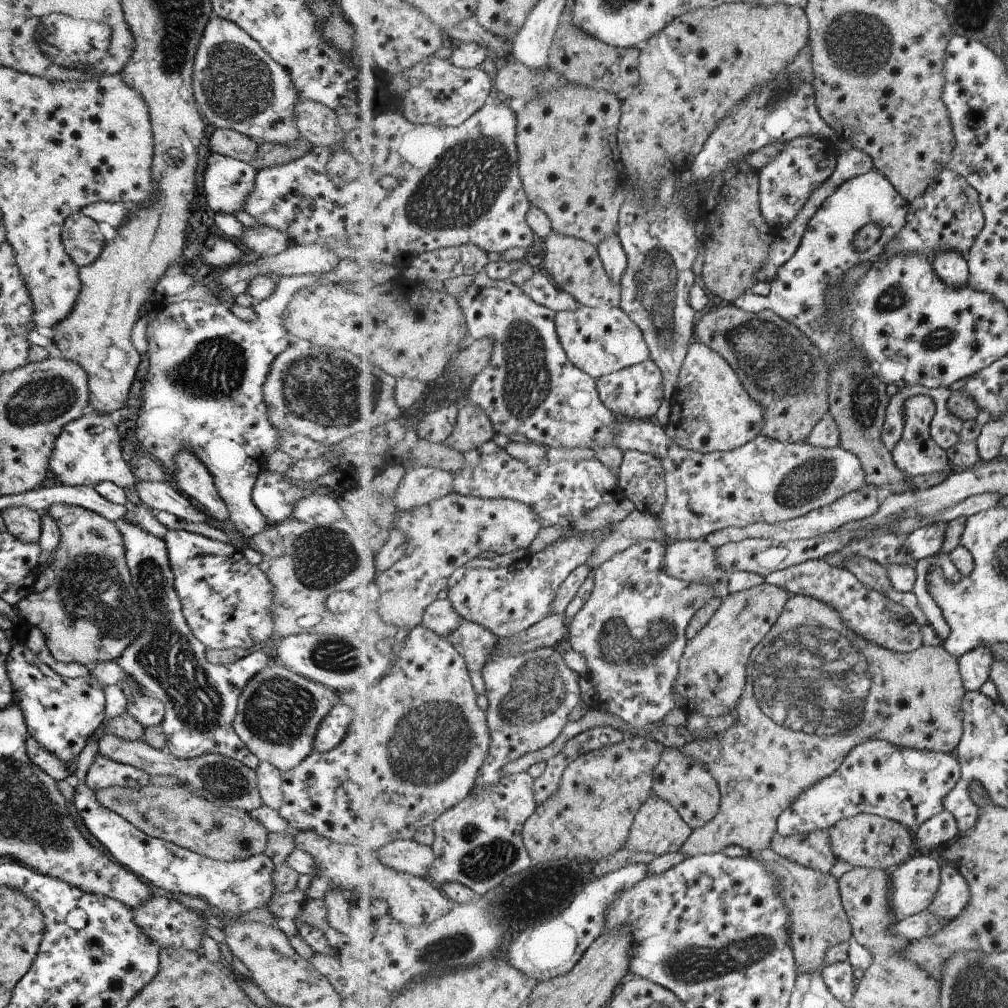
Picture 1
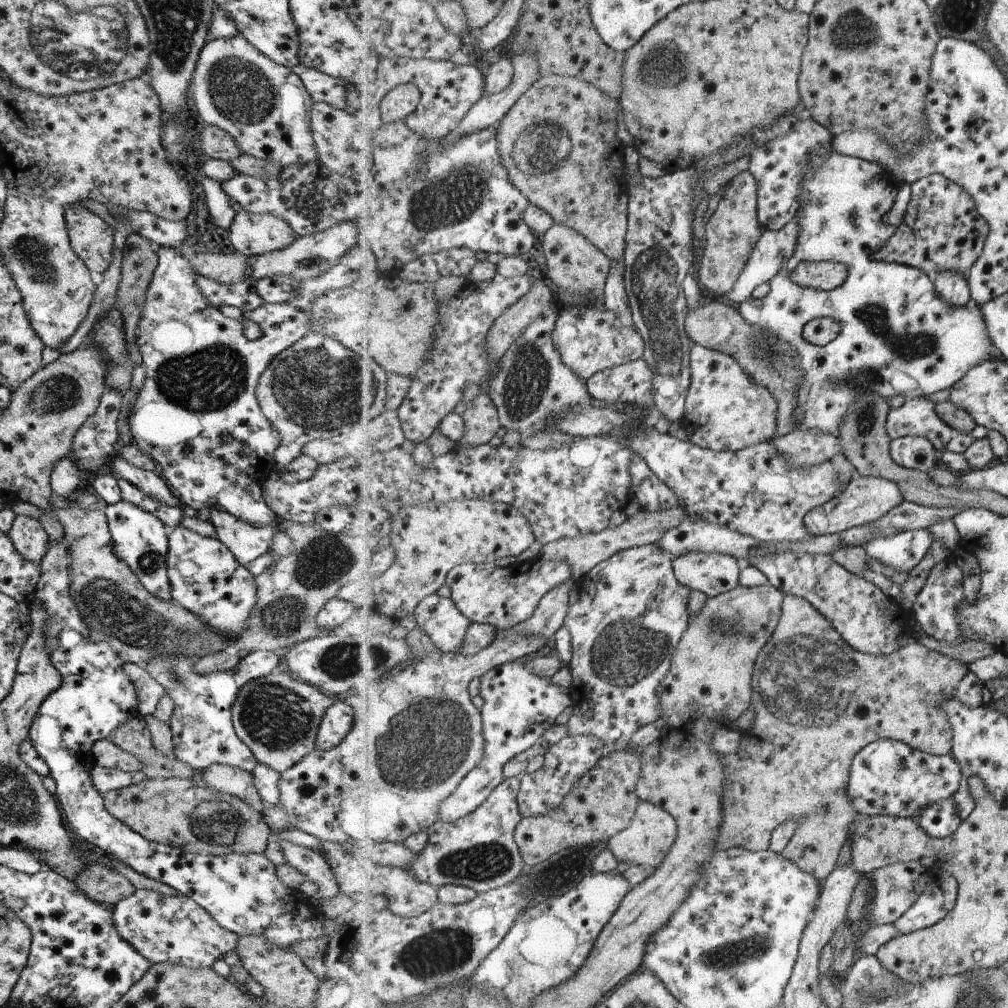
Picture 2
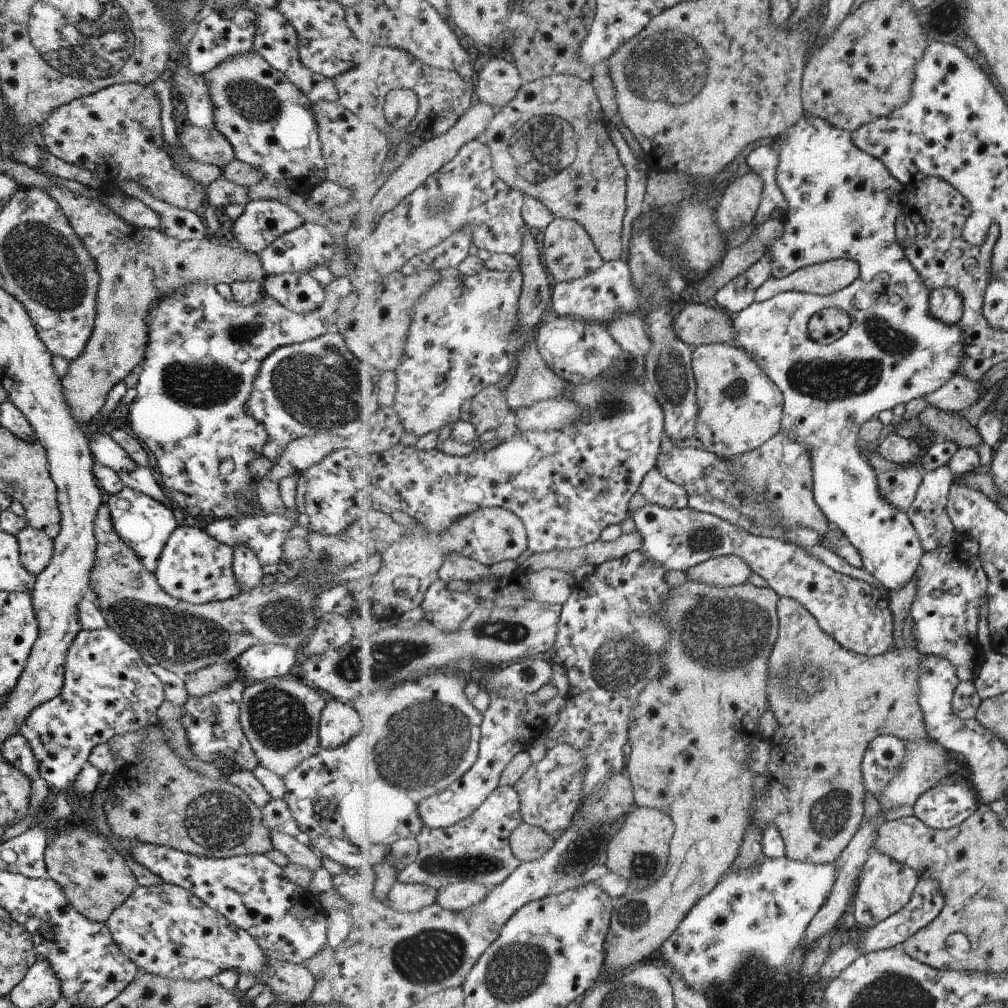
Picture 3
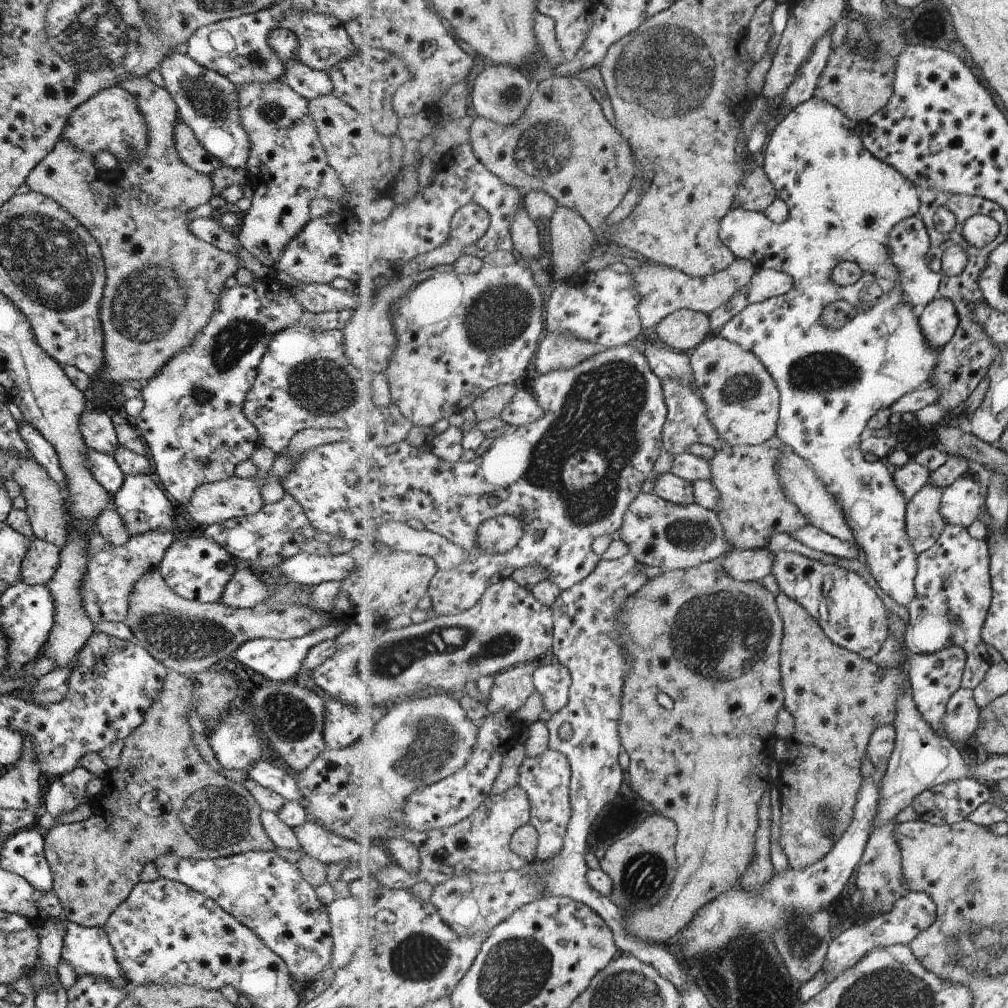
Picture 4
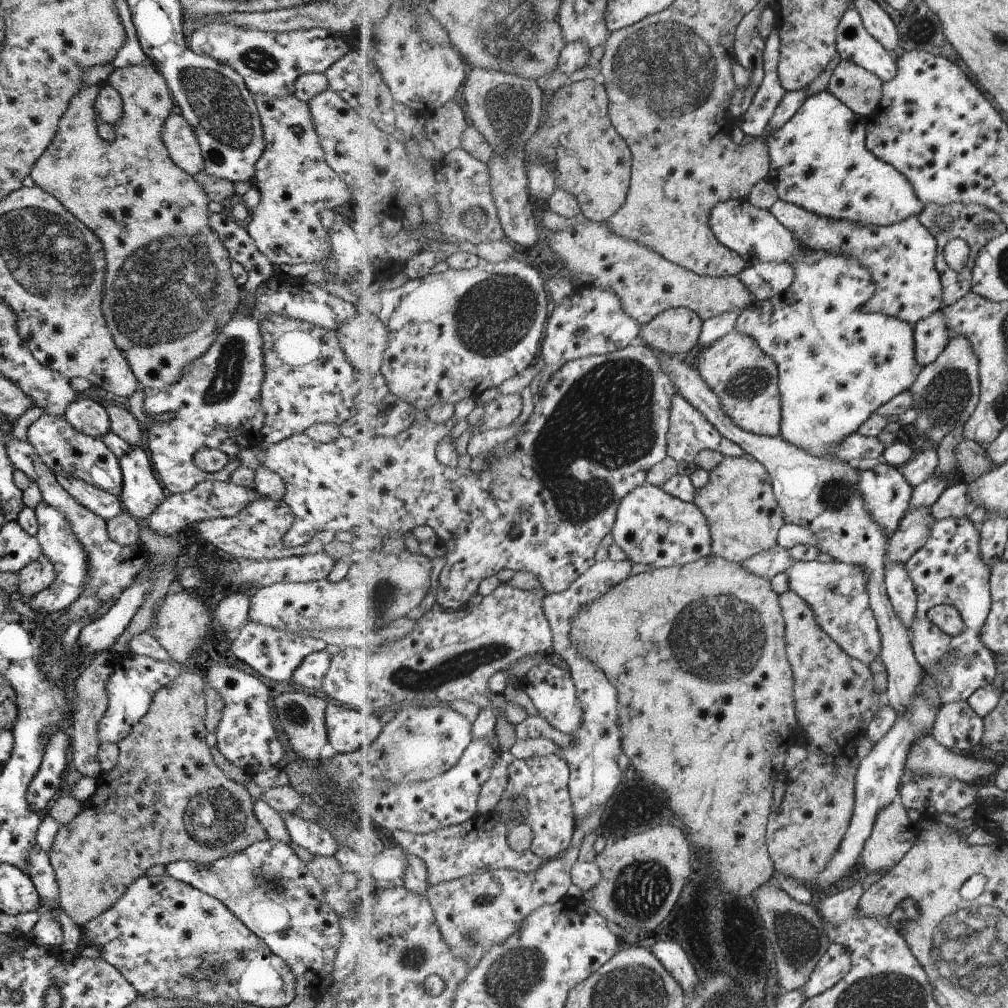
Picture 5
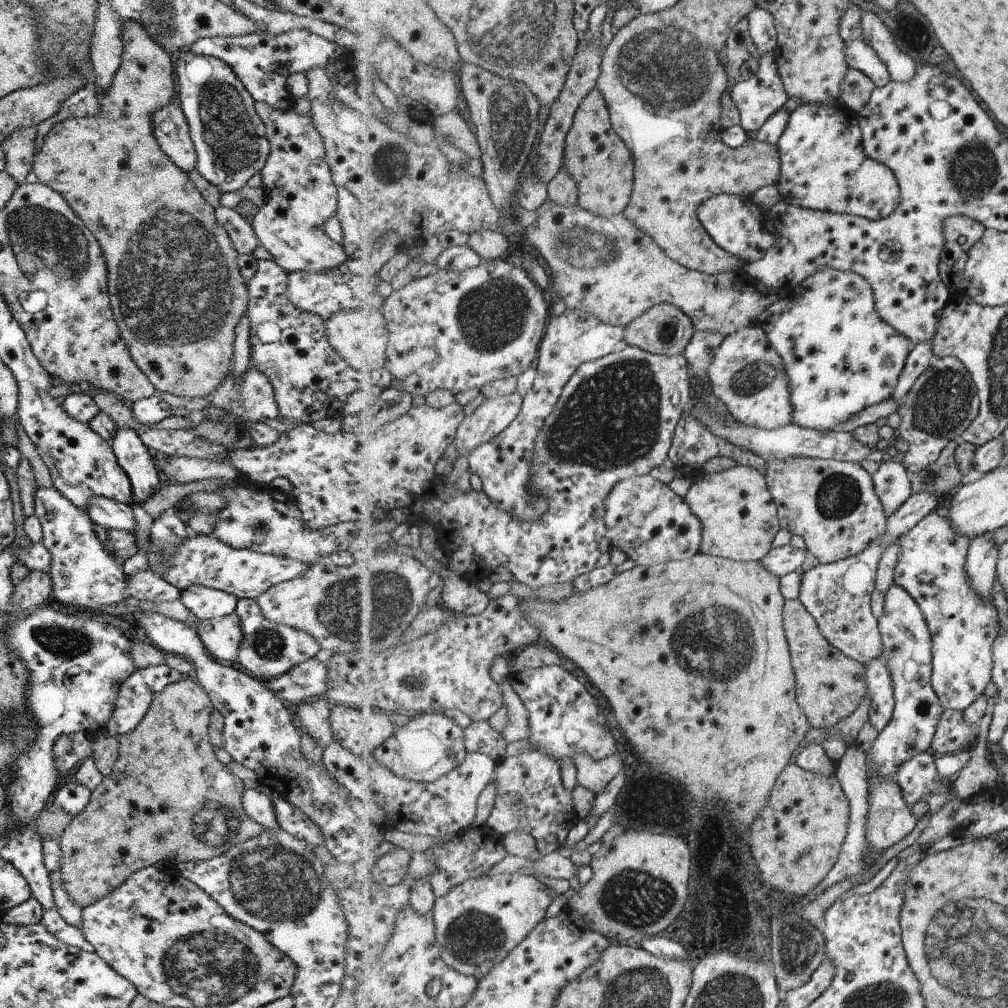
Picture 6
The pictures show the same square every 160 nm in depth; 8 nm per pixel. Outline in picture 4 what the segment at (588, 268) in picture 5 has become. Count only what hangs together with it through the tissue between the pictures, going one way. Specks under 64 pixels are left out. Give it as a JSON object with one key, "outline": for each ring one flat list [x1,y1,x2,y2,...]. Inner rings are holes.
{"outline":[[736,257,736,259,727,267,724,268,722,271,716,272,712,275,707,275,704,277,694,277,691,275,688,275,686,272,680,271,679,269,676,269,675,267,669,267,667,265,661,265,661,264,655,264,654,262,649,262,648,260,645,260,645,262,648,266,647,267,641,267,638,272,632,272,634,274,634,279,636,280,635,284,637,287,637,290,639,291,640,296,640,303,638,306,640,317,642,320,642,324,644,325,644,328,646,331,653,331,655,330,656,326,665,320,670,314,673,314,675,311,681,310,681,309,691,309,696,310,699,312,704,312,705,314,710,315,716,308,719,308,720,306,723,306,723,304,728,303,729,300,733,298,733,295,736,294,736,292,739,292,744,286,749,285,752,282,752,278,756,274,757,268,756,265,754,265,750,260,747,259,740,259,739,257]]}

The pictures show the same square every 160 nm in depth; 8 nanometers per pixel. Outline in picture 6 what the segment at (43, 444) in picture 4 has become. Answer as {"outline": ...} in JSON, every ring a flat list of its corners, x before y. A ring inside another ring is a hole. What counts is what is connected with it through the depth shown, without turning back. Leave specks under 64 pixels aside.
{"outline":[[93,497,88,500,88,505,86,506,86,513,90,520,96,525,102,526,105,530,117,529,122,531,132,532,132,535,136,537,136,532,134,531,134,521,133,512,131,511,131,506,126,505,116,500,111,500,107,497]]}

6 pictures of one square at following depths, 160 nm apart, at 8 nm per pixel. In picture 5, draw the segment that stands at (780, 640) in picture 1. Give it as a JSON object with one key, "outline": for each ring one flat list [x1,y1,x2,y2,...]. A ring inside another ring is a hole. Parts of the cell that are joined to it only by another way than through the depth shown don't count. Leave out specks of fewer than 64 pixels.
{"outline":[[791,590,780,594,780,603,782,611,784,612,784,619,786,624,786,641,788,644,788,657,792,664,792,671,795,678,794,698,796,702,798,722,801,727,811,726,806,728,805,732,805,743,804,746,808,751,808,757,800,762,788,776,788,783,784,798,778,808,770,816,768,822,768,851,772,856,775,871,782,872,788,877,797,879,805,885,816,882,817,875,820,875,828,867,831,862,833,855,837,854,840,850,840,844,843,842,845,835,848,831,848,826,852,822,853,815,856,808,856,780,858,770,860,767,861,760,857,757,857,746,861,744,861,740,867,737,868,726,871,721,876,717,876,714,885,706,886,698,876,691,876,684,872,673,872,668,866,662,860,661,859,659,853,658,848,652,845,652,844,648,841,648,837,641,834,641,829,636,828,632,821,628,821,625,817,622,816,613,811,608,810,604,801,598,796,592]]}

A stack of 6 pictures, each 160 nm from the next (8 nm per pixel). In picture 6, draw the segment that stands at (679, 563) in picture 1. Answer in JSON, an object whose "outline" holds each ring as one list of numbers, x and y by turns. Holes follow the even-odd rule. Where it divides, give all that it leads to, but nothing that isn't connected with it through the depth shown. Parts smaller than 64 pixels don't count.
{"outline":[[792,544,782,547,773,547,767,556,761,560,765,568,776,577,800,571,807,560,809,550,796,549]]}

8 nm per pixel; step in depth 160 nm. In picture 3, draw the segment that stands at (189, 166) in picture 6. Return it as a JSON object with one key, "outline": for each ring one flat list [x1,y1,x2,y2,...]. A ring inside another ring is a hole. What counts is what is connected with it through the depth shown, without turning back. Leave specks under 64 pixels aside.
{"outline":[[185,126,178,137,180,147,193,161,221,168,234,158,232,146,215,129]]}

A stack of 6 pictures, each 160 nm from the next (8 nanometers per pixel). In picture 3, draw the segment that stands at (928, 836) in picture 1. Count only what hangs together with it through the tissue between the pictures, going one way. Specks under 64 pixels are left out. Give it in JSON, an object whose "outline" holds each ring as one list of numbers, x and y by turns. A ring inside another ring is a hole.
{"outline":[[939,782,913,806,917,818,924,820,931,828,950,829,965,822,979,806,976,792,969,782,957,785]]}

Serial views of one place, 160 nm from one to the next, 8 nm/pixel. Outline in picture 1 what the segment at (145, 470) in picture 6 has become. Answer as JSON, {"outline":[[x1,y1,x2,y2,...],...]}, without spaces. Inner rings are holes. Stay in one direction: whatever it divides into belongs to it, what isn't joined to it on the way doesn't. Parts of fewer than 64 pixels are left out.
{"outline":[[117,518,113,524,121,534,125,566,129,570,131,585,135,588,145,622,135,642,131,640,131,644,114,662,148,695,163,704,160,726,165,734,164,750,177,759,217,754,255,770,259,760,237,738,231,724,243,686,268,665,267,656,257,651,229,664,209,664,203,656,205,649,190,632,181,614,163,540,123,518]]}

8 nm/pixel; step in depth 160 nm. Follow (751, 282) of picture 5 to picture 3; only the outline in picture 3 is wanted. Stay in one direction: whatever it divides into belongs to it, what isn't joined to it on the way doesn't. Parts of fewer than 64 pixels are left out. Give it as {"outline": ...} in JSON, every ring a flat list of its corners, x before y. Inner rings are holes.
{"outline":[[845,258,833,259,803,266,790,273,774,274,757,289,754,298,763,302,787,291,830,295,848,287,858,276,856,262]]}

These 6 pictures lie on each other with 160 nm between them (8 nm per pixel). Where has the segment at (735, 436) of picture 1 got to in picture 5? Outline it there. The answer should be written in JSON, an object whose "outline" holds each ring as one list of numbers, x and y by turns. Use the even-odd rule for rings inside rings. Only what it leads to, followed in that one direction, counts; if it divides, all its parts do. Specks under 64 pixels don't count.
{"outline":[[735,330,726,334,712,347,700,351,698,370,721,399,725,416,739,428,761,436,780,436,782,423,780,370,776,362,761,350,752,337]]}

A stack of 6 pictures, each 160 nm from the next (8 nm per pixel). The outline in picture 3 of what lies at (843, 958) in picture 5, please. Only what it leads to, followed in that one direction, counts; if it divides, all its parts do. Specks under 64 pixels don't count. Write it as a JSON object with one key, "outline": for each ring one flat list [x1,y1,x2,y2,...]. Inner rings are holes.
{"outline":[[923,879,917,885,916,891,909,904,906,904,899,912,890,916,887,920,872,928,858,928,847,934,847,939,852,939,860,944,862,954,873,951,892,949,905,942,918,930,931,924,946,907,946,896,942,891,939,879]]}

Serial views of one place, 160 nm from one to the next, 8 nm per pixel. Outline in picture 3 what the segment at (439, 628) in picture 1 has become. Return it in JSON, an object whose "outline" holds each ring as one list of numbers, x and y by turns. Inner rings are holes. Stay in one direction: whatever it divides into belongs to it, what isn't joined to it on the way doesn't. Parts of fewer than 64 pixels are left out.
{"outline":[[441,578,428,588,421,603,423,618,447,632,458,631,463,620,475,612,478,606,478,597,471,591,451,591]]}

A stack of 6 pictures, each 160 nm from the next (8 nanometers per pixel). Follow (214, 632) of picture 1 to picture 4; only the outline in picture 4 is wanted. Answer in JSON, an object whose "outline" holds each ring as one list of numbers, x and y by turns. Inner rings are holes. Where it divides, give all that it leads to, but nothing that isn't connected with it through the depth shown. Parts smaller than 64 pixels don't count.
{"outline":[[203,535,173,538,155,570,161,575,167,588,181,598,210,603,220,600,225,585,234,573,234,566,233,557,225,548]]}

